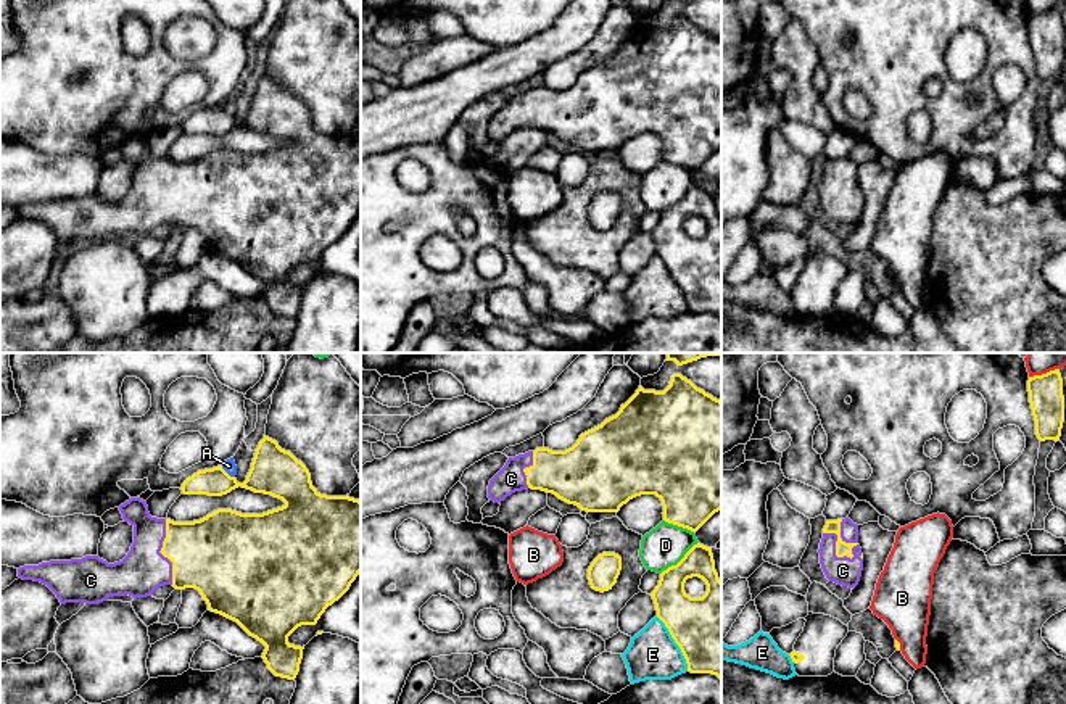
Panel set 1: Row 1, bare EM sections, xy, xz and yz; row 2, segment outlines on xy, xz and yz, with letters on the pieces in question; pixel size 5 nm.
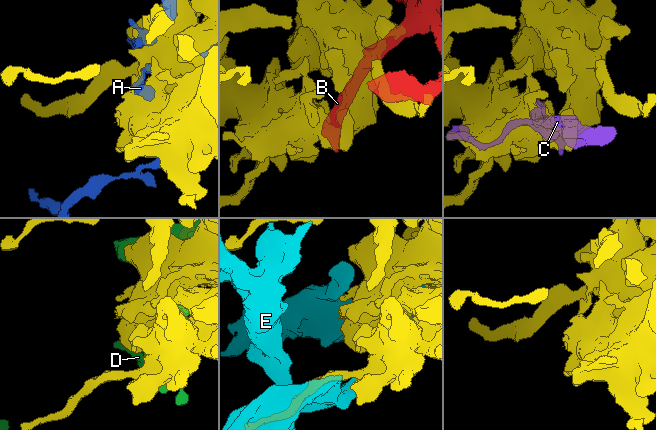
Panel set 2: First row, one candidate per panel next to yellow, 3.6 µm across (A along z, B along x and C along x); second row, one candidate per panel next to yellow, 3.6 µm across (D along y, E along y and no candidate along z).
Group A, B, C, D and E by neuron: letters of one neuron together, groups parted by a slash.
A / B / C / D / E

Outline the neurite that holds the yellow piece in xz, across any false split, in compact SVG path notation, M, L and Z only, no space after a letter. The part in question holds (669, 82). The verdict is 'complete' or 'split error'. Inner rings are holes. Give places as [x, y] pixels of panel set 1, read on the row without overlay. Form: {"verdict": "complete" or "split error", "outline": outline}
{"verdict": "split error", "outline": "M673 13L663 31L644 29L639 24L615 55L581 72L572 87L552 90L543 85L509 97L490 119L488 137L501 142L512 132L528 127L552 132L586 151L618 151L636 135L655 134L662 140L665 161L696 172L721 148L721 40L697 27L681 13Z"}

